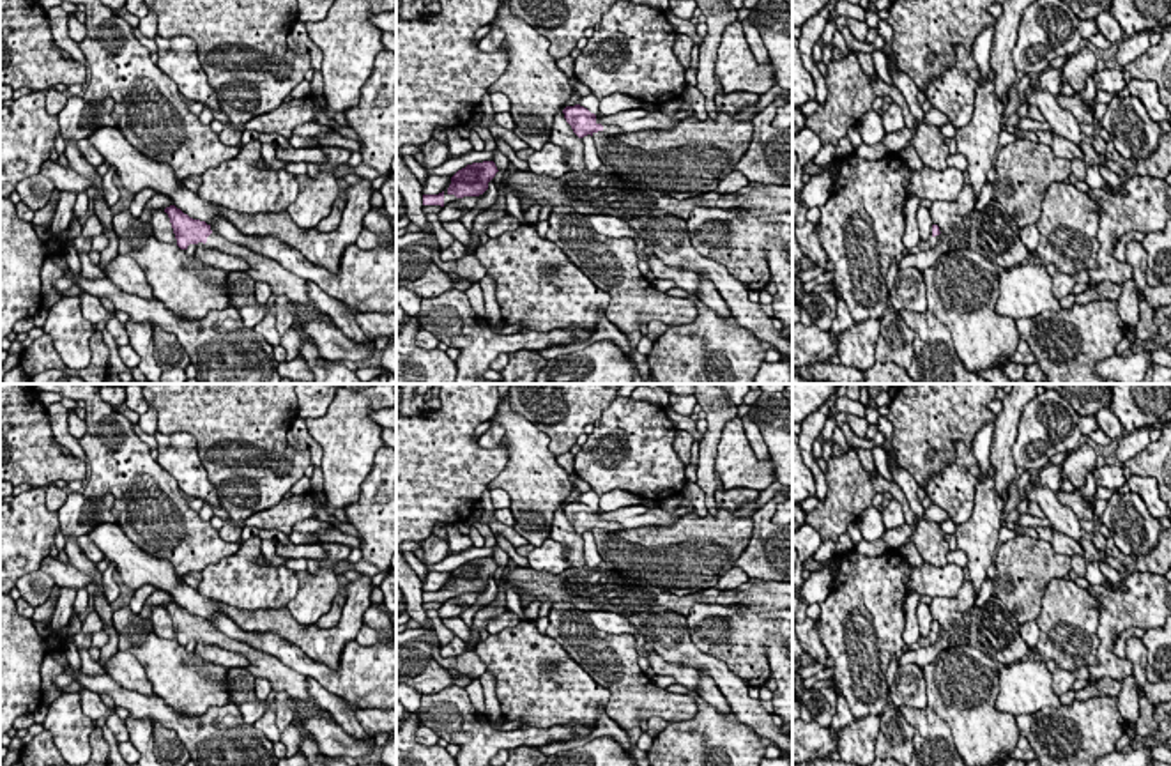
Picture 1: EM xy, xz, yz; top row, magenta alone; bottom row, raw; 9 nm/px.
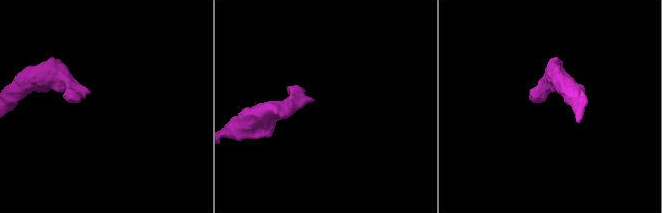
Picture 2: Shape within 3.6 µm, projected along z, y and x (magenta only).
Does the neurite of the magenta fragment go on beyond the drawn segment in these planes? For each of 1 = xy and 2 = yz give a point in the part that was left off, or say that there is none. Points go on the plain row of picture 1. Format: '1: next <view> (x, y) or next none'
1: next xy (282, 678)
2: next yz (927, 641)

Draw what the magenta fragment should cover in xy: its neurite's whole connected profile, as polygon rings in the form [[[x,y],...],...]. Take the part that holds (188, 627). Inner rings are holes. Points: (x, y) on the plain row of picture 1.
[[[175,601],[165,605],[170,614],[177,642],[188,646],[189,640],[203,639],[209,644],[216,644],[233,653],[242,653],[255,678],[264,678],[271,683],[272,692],[285,692],[292,701],[304,701],[311,708],[320,708],[308,693],[306,676],[292,670],[281,663],[276,656],[253,649],[249,644],[233,640],[210,626],[210,621],[200,616],[193,616]]]

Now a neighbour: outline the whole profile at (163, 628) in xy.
[[[161,605],[154,607],[150,621],[152,621],[152,626],[154,626],[154,633],[159,639],[166,639],[166,640],[177,639],[170,614],[165,607],[161,607]]]

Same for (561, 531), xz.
[[[563,508],[554,513],[550,538],[568,548],[566,561],[570,563],[570,568],[586,566],[584,538],[573,529]]]

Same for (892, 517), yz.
[[[892,499],[886,509],[881,513],[884,529],[897,529],[904,524],[904,511],[897,499]]]

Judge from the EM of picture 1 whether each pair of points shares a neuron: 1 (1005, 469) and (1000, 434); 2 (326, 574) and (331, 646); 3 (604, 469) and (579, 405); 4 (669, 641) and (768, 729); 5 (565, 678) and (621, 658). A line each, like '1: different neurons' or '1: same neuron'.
1: same neuron
2: different neurons
3: different neurons
4: same neuron
5: different neurons

